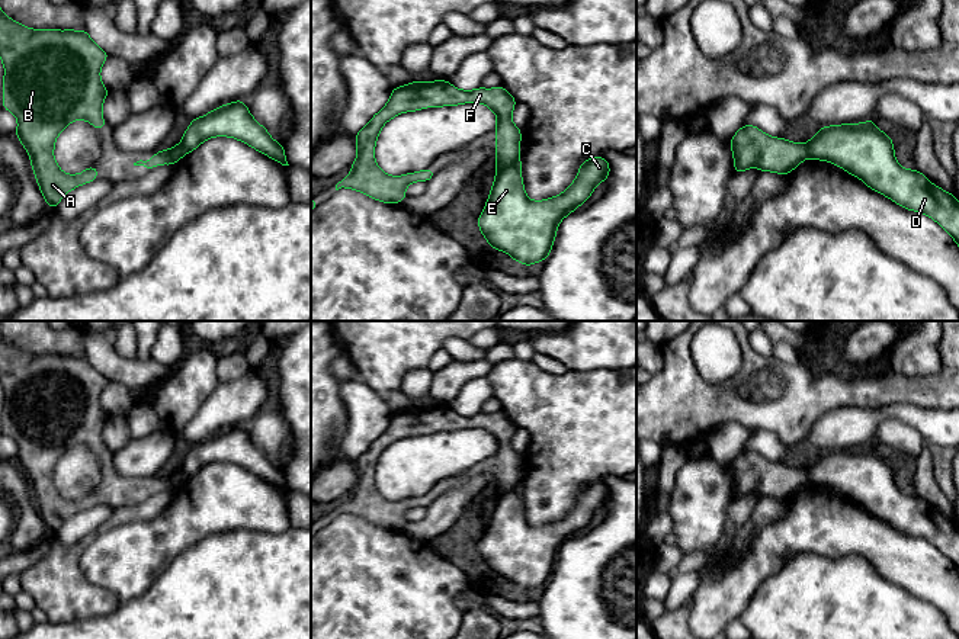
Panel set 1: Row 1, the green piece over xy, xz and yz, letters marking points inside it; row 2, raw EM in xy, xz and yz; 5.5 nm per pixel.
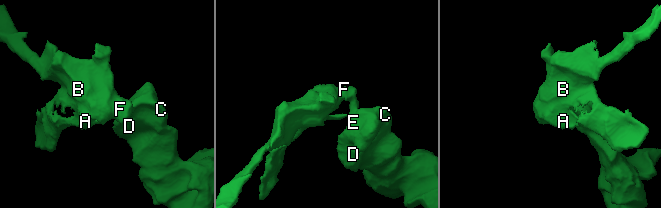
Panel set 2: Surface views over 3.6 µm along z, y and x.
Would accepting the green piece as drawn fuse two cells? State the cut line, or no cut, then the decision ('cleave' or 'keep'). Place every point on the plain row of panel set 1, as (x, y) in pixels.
cut in xz along (518, 481), (512, 488), (496, 497); cleave

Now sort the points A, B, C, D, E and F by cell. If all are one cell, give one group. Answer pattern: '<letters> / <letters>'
A B F / C D E

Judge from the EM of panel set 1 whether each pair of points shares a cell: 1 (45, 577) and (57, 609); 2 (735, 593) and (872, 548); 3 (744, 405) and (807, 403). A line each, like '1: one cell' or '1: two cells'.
1: one cell
2: one cell
3: one cell

